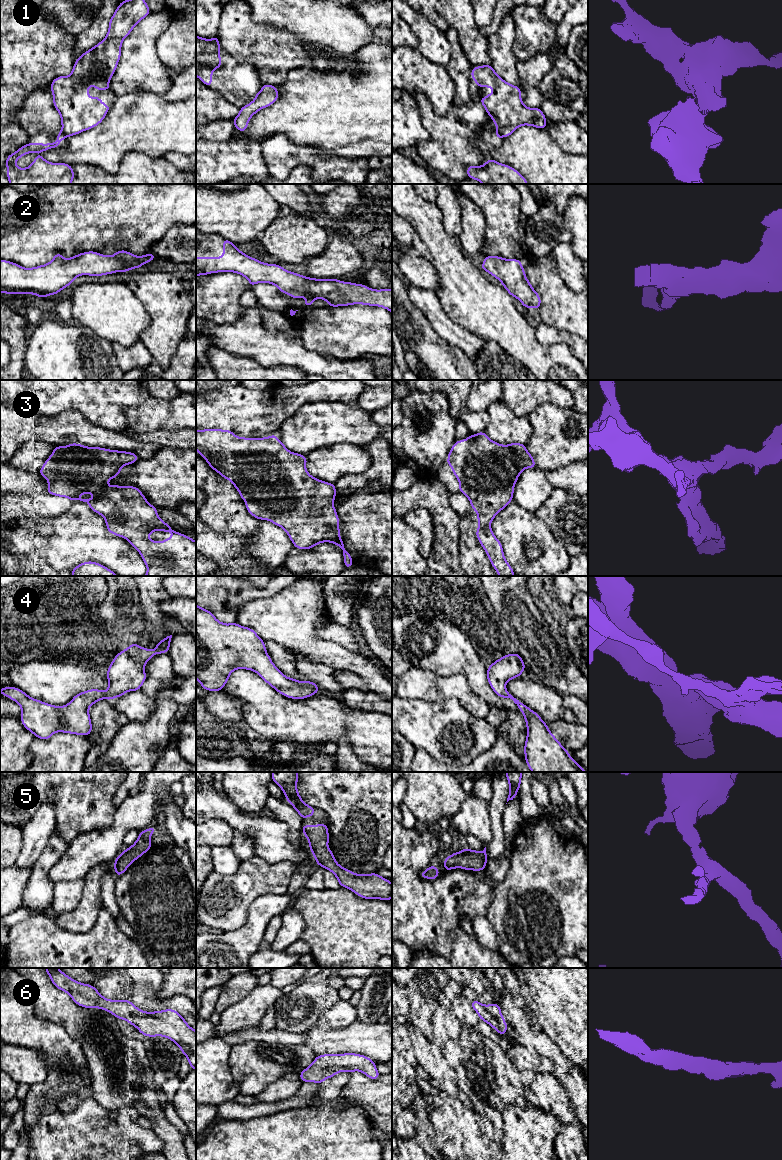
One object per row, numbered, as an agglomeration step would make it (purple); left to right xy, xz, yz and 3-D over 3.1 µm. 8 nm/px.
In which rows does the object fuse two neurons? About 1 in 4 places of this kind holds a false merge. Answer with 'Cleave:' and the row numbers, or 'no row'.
Cleave: 1

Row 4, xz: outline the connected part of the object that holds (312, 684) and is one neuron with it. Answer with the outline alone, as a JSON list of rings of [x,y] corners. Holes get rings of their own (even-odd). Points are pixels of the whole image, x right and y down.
[[[196,604],[196,679],[201,682],[199,685],[208,691],[221,691],[226,685],[230,674],[236,669],[253,670],[278,693],[288,698],[305,699],[320,692],[315,682],[305,680],[302,683],[297,679],[288,678],[284,675],[274,665],[266,651],[265,642],[253,629],[240,626],[236,622],[230,624],[222,623],[215,618],[211,611],[203,609]]]

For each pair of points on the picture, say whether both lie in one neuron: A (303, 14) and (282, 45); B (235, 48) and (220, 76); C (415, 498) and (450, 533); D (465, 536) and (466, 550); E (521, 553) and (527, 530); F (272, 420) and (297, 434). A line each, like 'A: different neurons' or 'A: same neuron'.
A: different neurons
B: different neurons
C: same neuron
D: same neuron
E: same neuron
F: different neurons

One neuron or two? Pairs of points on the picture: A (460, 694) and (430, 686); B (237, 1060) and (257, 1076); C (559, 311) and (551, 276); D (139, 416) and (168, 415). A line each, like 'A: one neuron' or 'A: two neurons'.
A: one neuron
B: one neuron
C: one neuron
D: one neuron

